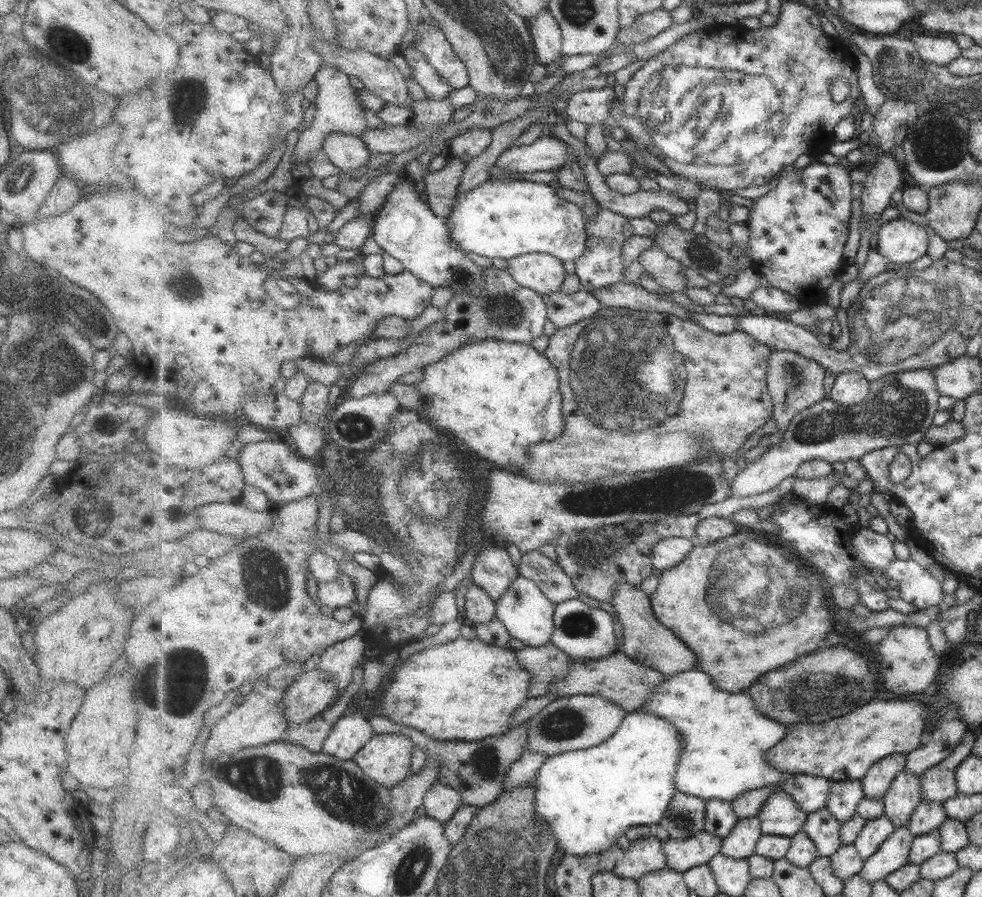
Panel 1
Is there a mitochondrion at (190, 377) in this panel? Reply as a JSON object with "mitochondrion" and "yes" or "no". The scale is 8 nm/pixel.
{"mitochondrion":"no"}

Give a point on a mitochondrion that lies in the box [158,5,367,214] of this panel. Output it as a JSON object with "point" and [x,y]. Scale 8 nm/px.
{"point":[188,90]}

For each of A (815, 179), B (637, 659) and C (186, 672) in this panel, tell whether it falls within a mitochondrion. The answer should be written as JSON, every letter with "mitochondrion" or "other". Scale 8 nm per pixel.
{"A":"other","B":"other","C":"mitochondrion"}

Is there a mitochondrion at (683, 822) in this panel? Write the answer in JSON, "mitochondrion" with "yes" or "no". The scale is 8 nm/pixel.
{"mitochondrion":"yes"}

